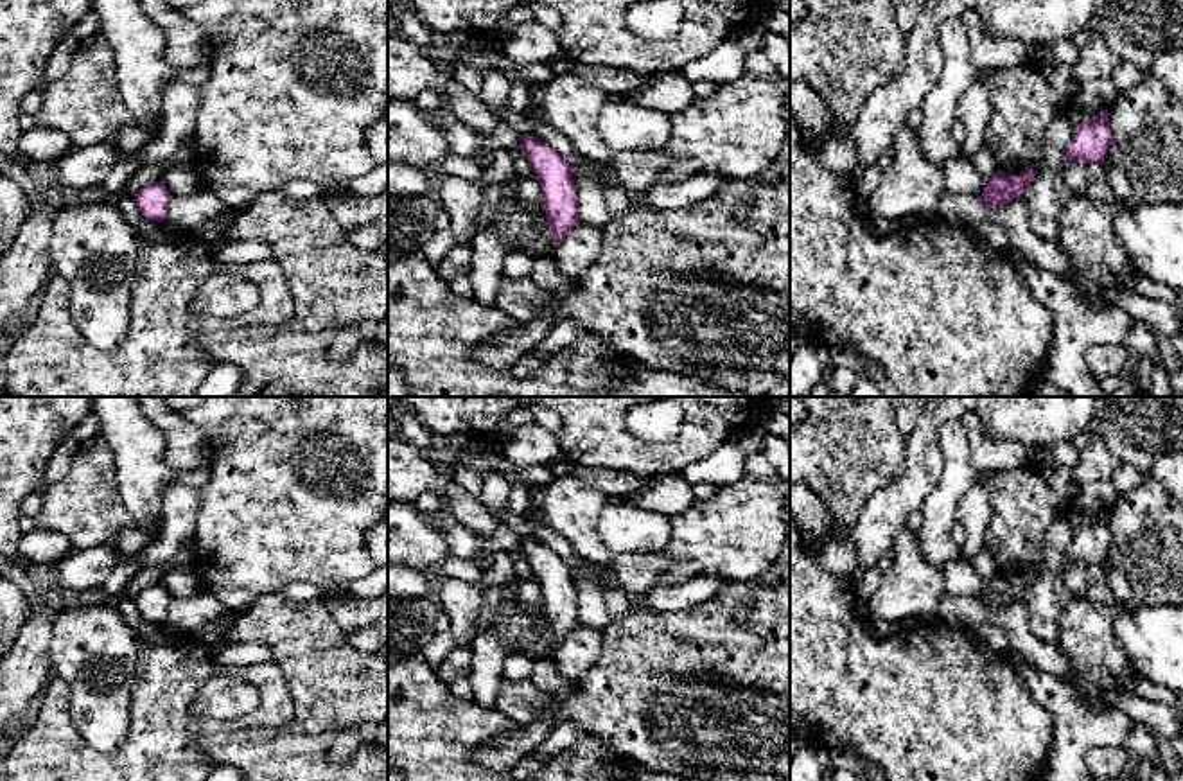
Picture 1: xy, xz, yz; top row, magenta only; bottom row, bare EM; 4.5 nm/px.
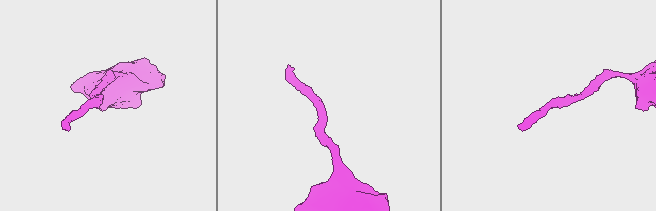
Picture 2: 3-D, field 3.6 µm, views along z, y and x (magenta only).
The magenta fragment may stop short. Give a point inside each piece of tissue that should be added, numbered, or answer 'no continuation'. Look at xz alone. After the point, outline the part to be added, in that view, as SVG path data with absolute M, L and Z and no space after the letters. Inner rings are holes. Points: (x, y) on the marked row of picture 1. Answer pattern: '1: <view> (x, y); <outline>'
no continuation

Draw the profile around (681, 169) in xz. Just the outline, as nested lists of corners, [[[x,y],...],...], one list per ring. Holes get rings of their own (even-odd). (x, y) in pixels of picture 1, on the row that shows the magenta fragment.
[[[675,160],[671,165],[666,167],[662,183],[675,185],[704,171],[704,167],[691,160]]]

